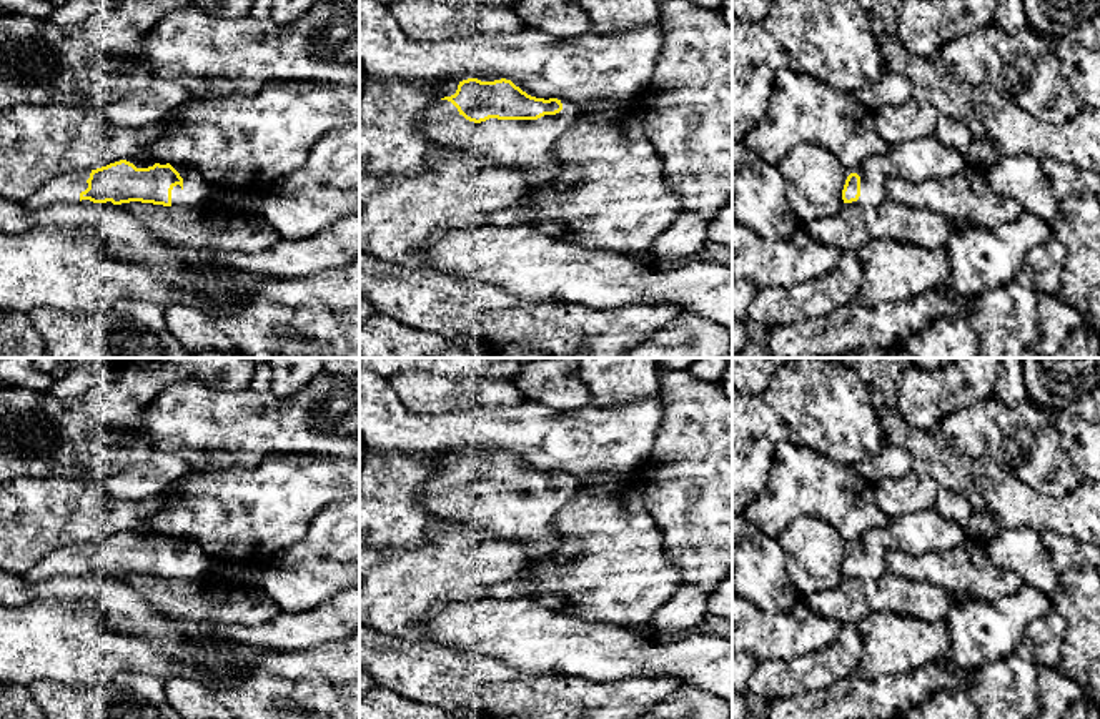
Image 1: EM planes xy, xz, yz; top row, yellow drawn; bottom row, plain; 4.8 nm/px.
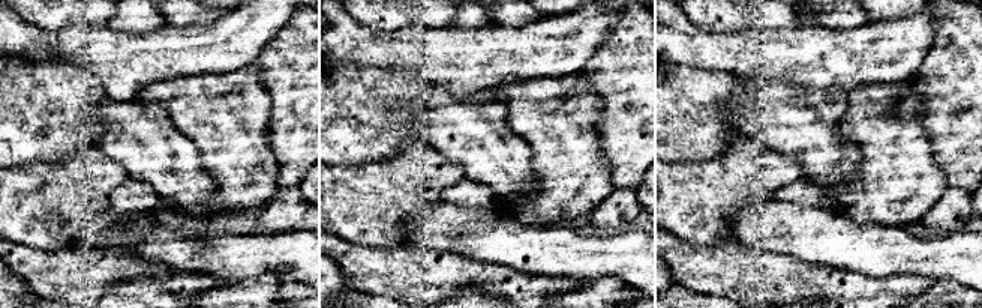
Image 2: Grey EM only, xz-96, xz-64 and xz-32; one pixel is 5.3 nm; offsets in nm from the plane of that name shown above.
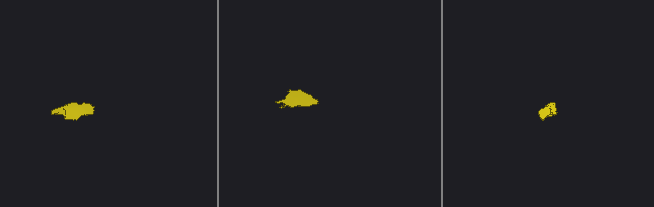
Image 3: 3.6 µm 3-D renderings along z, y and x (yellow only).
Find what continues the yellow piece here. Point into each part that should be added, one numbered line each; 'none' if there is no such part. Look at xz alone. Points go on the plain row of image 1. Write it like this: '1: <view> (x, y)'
1: xz (445, 460)
2: xz (528, 518)

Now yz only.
1: yz (917, 533)

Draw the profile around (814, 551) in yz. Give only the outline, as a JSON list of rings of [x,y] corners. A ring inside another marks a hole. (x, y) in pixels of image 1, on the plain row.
[[[800,516],[777,541],[785,558],[785,573],[802,598],[832,589],[844,578],[847,543],[829,523]]]

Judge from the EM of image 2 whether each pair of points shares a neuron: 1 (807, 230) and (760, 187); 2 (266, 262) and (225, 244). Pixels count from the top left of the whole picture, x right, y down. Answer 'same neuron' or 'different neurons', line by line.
1: different neurons
2: same neuron

